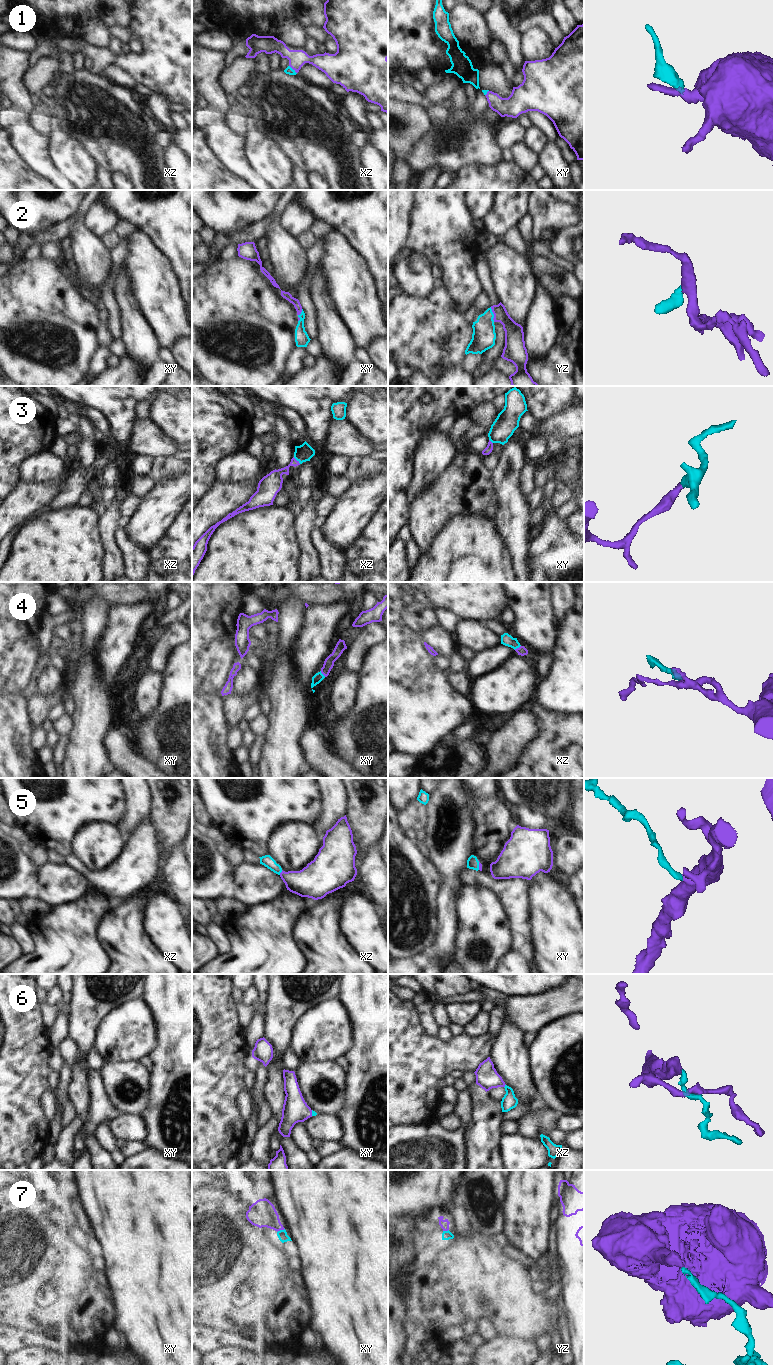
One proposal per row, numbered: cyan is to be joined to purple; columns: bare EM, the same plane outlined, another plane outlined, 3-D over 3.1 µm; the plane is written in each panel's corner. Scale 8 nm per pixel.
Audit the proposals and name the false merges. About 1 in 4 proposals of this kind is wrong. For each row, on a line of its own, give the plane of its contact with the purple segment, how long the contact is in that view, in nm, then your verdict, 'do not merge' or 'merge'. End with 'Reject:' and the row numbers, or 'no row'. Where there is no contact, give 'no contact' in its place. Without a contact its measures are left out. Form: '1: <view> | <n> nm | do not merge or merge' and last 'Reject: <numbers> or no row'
1: xz | 90 nm | merge
2: yz | 120 nm | merge
3: xz | 80 nm | merge
4: xz | 70 nm | merge
5: xz | 50 nm | merge
6: xz | 30 nm | merge
7: xy | 70 nm | do not merge
Reject: 7

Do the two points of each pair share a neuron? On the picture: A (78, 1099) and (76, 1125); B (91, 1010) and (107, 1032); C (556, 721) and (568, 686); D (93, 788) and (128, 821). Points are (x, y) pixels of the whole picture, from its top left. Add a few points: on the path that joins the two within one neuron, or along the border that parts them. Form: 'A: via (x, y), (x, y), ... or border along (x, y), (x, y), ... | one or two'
A: border along (76, 1114), (83, 1122) | two
B: border along (117, 1006), (113, 1007), (101, 1019), (93, 1044) | two
C: border along (538, 702), (546, 709), (573, 714) | two
D: border along (125, 793), (125, 812), (116, 825) | two

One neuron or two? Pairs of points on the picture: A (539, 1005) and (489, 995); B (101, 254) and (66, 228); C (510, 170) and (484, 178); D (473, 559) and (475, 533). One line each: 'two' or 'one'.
A: one
B: two
C: one
D: one

